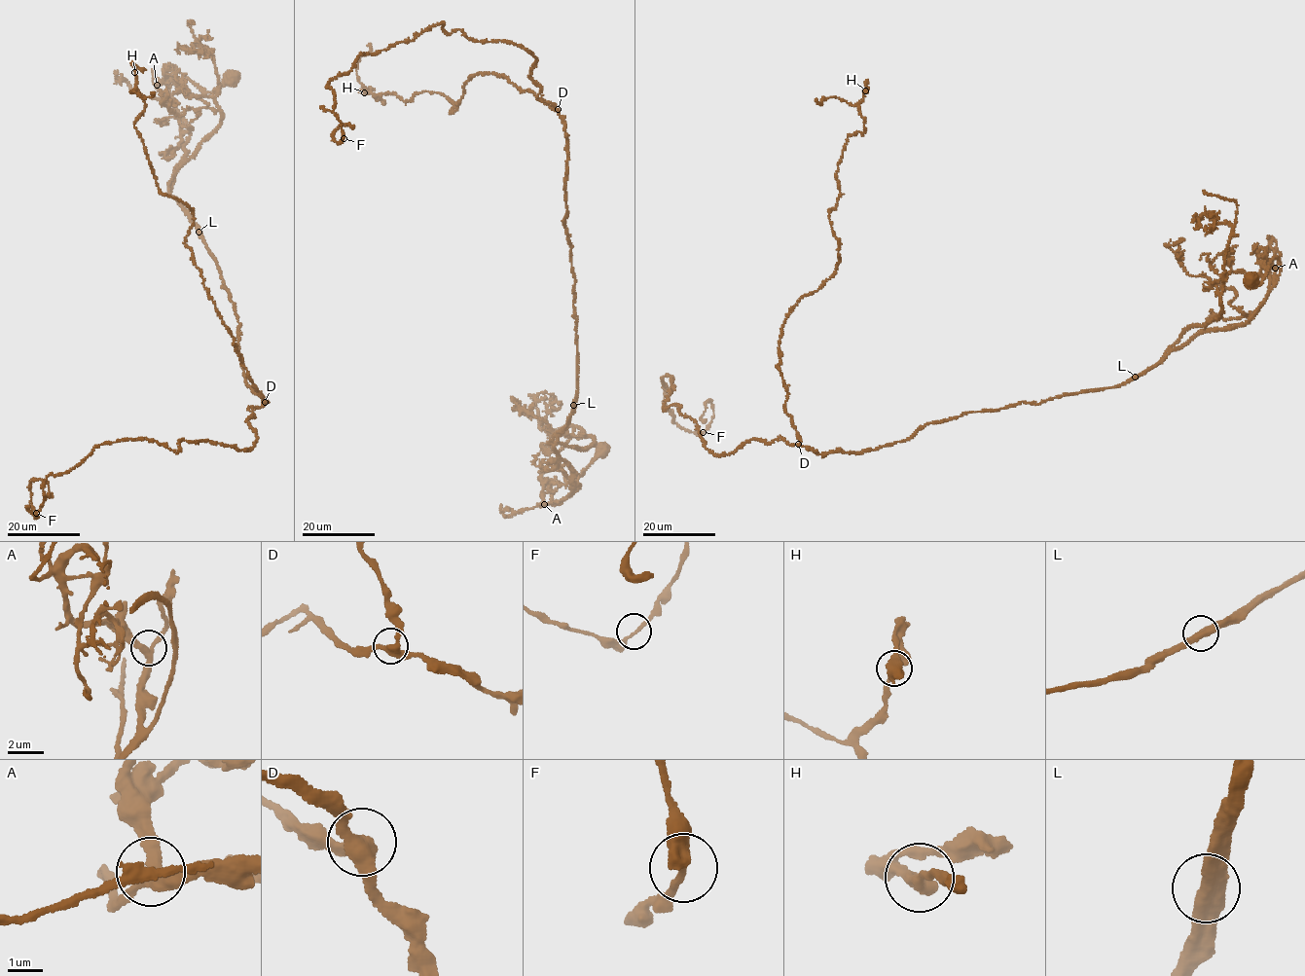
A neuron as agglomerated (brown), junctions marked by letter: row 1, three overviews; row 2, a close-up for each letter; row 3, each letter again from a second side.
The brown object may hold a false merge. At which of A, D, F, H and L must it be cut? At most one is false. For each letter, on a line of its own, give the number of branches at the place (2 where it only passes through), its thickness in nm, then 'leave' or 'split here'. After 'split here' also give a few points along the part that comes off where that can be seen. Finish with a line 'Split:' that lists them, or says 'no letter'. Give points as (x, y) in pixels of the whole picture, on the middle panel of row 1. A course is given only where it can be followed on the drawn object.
A: 3 branches meet; 320 nm thick; leave
D: 3 branches meet; 360 nm thick; leave
F: 2 branches meet; 220 nm thick; leave
H: 2 branches meet; 260 nm thick; leave
L: 2 branches meet; 480 nm thick; split here; foreign part runs (574, 405), (550, 444), (580, 449), (594, 443), (577, 426), (552, 431), (528, 412), (549, 394)
Split: L

